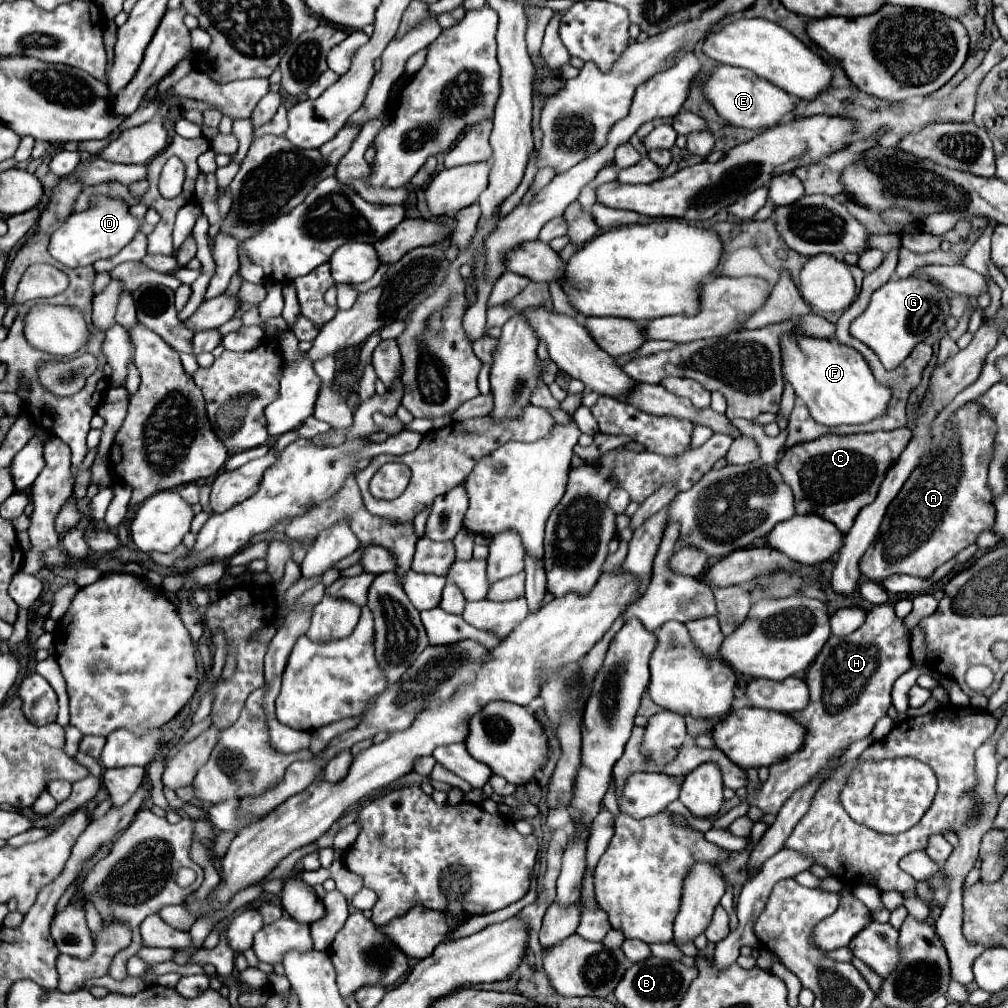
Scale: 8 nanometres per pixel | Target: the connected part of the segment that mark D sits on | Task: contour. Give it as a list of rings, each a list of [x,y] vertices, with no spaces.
[[[95,197],[91,209],[73,213],[53,235],[49,241],[49,253],[69,269],[93,265],[97,259],[109,259],[117,255],[137,233],[139,219],[129,213],[129,207],[121,199],[111,197]]]

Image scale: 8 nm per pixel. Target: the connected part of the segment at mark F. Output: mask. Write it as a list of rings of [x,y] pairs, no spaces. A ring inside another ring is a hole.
[[[793,333],[793,337],[783,337],[783,377],[795,389],[795,395],[807,405],[811,417],[821,425],[853,425],[853,423],[869,423],[887,413],[887,405],[891,399],[891,389],[879,385],[867,365],[867,361],[847,345],[841,345],[837,339],[815,339]]]

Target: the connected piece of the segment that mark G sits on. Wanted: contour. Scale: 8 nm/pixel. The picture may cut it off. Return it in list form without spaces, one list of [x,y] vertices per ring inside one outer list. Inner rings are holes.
[[[917,277],[891,279],[871,297],[869,307],[850,325],[850,334],[875,351],[885,369],[901,365],[913,347],[925,341],[929,335],[939,333],[945,319],[949,317],[949,303],[945,289],[937,283]]]

